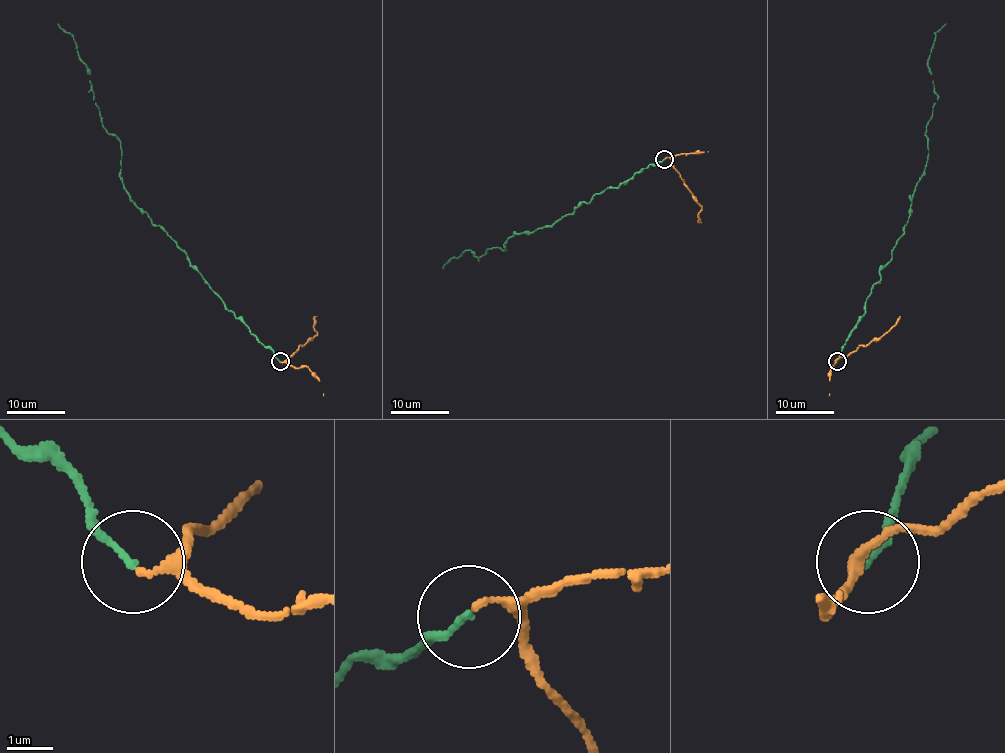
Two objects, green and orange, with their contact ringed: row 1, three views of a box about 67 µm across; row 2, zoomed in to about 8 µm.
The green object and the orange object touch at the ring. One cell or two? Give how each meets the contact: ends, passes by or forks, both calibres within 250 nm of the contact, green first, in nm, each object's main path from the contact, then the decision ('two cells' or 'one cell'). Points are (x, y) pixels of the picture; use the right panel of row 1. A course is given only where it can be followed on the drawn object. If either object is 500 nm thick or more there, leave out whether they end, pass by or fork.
green ends; orange passes by; calibres 150 and 110 nm; course green (837, 361), (903, 233), (911, 196), (927, 164), (927, 125), (937, 100), (928, 65), (936, 33), (946, 24); course orange (836, 362), (871, 340), (878, 340), (900, 316); one cell

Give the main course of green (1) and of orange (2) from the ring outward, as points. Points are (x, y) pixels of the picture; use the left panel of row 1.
1: (279, 361), (132, 202), (119, 174), (121, 141), (103, 125), (90, 71), (74, 39), (57, 24)
2: (281, 362), (316, 334), (313, 321), (316, 316)

